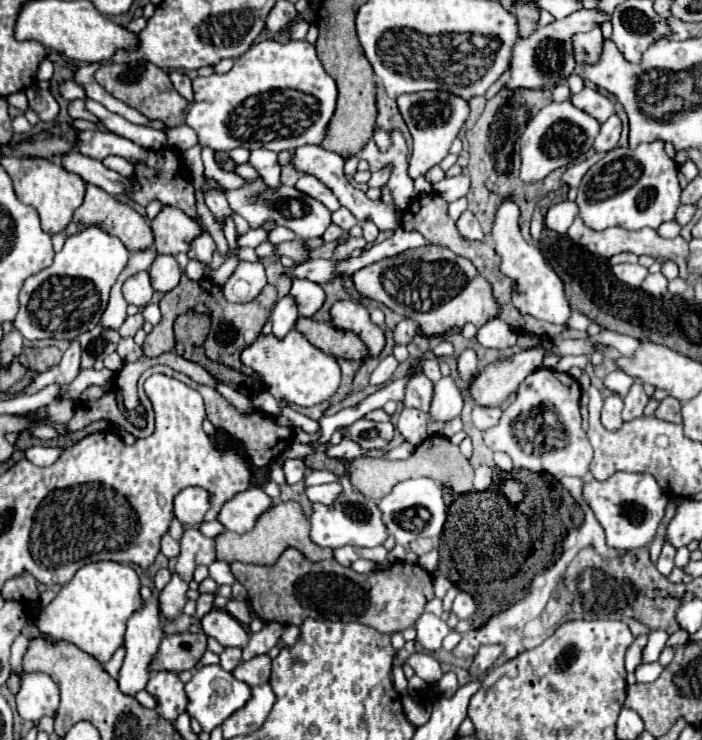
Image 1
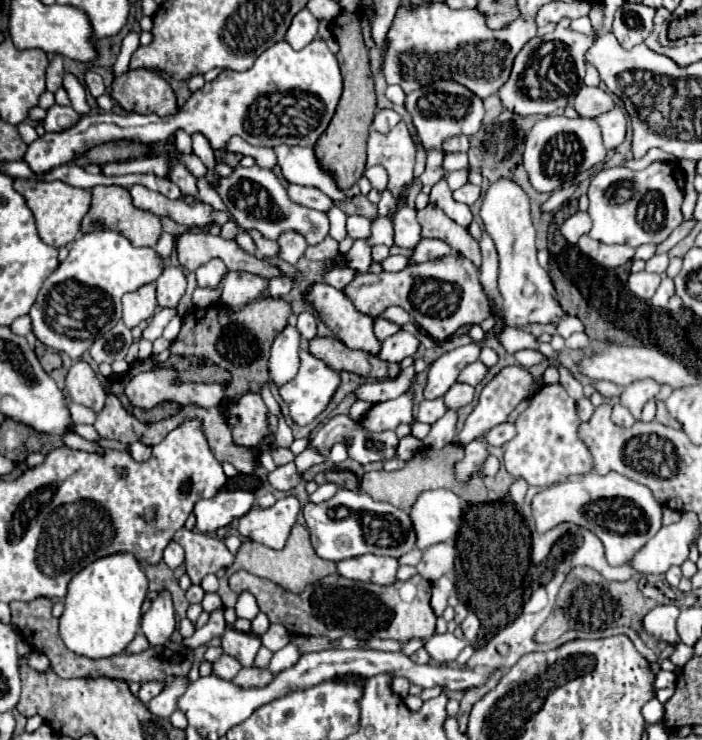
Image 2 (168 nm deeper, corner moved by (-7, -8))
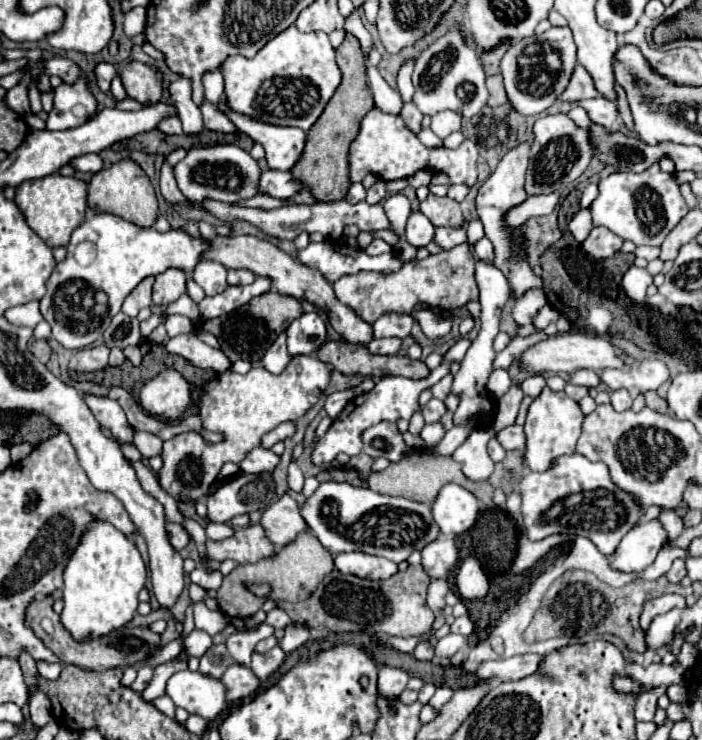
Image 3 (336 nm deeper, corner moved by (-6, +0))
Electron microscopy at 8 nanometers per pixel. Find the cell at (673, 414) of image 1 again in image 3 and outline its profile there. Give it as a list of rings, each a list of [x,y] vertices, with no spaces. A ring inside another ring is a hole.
[[[655,391],[645,393],[645,403],[647,403],[647,407],[651,407],[651,409],[655,409],[659,413],[667,413],[667,403]]]

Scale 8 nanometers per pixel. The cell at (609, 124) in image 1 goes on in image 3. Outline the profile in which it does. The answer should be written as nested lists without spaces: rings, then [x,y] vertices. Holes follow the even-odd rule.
[[[593,97],[593,99],[583,99],[583,101],[575,101],[573,105],[579,105],[587,111],[589,119],[603,125],[605,129],[613,129],[619,123],[619,111],[615,101],[609,101],[605,97]]]

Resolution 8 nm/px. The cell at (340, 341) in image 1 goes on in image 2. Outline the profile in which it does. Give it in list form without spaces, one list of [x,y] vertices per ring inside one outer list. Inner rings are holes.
[[[336,337],[310,339],[308,349],[314,357],[322,359],[328,367],[336,371],[350,371],[362,377],[372,377],[372,379],[392,379],[400,371],[398,363],[382,361],[378,355],[372,355],[368,351],[348,349]]]

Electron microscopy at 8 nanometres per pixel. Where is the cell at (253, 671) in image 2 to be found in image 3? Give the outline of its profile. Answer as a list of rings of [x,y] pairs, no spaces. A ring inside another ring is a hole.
[[[231,665],[221,675],[221,683],[227,687],[227,701],[239,701],[243,697],[249,697],[257,687],[259,679],[253,675],[253,671],[245,665]]]

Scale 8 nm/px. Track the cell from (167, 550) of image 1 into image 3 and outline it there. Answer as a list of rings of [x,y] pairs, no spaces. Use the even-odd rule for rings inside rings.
[[[167,523],[167,533],[169,533],[169,541],[171,541],[171,545],[179,551],[179,549],[183,549],[187,543],[189,543],[189,533],[185,531],[185,527],[181,525],[181,523]]]

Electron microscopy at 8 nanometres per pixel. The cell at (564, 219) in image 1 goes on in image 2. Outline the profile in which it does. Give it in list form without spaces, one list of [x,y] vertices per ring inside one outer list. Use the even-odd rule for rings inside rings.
[[[578,211],[578,213],[574,213],[572,217],[568,217],[568,219],[562,223],[560,233],[566,237],[568,243],[574,245],[574,243],[578,243],[580,235],[584,235],[584,233],[590,231],[590,227],[592,227],[590,215],[584,213],[584,211]]]

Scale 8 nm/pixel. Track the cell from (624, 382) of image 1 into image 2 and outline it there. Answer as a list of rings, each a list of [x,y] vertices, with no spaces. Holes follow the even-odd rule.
[[[598,381],[594,383],[594,389],[602,393],[602,397],[620,397],[620,387],[616,387],[614,383],[608,383],[608,381]]]

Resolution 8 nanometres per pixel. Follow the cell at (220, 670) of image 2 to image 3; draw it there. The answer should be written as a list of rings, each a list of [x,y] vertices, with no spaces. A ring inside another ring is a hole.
[[[213,645],[201,659],[199,659],[199,673],[207,675],[207,677],[215,677],[219,679],[225,669],[233,663],[233,659],[227,653],[225,645]]]

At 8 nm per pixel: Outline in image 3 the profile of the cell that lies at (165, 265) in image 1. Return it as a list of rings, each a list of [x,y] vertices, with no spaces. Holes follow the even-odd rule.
[[[167,269],[155,277],[153,285],[153,303],[167,307],[185,293],[185,273],[179,269]]]

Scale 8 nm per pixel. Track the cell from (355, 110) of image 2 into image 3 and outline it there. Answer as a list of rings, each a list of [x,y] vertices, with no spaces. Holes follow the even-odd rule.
[[[347,35],[341,47],[337,49],[337,65],[341,69],[343,81],[337,87],[335,95],[323,109],[323,115],[315,121],[315,125],[307,131],[307,143],[299,163],[291,169],[295,179],[303,183],[317,201],[341,201],[349,189],[349,145],[359,133],[359,121],[367,111],[375,107],[373,95],[365,77],[365,59],[361,53],[361,45],[353,35]]]

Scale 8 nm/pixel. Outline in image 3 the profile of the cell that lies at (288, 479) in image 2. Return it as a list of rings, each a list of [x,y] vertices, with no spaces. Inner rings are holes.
[[[255,447],[239,463],[239,469],[243,473],[263,473],[263,471],[273,471],[277,463],[279,463],[279,457],[275,453],[271,453],[265,447]]]

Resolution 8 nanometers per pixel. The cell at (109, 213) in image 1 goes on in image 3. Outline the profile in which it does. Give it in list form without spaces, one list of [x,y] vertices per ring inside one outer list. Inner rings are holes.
[[[121,159],[111,167],[103,167],[89,181],[89,207],[97,213],[113,213],[139,227],[151,227],[157,219],[157,197],[145,171],[131,159]]]

